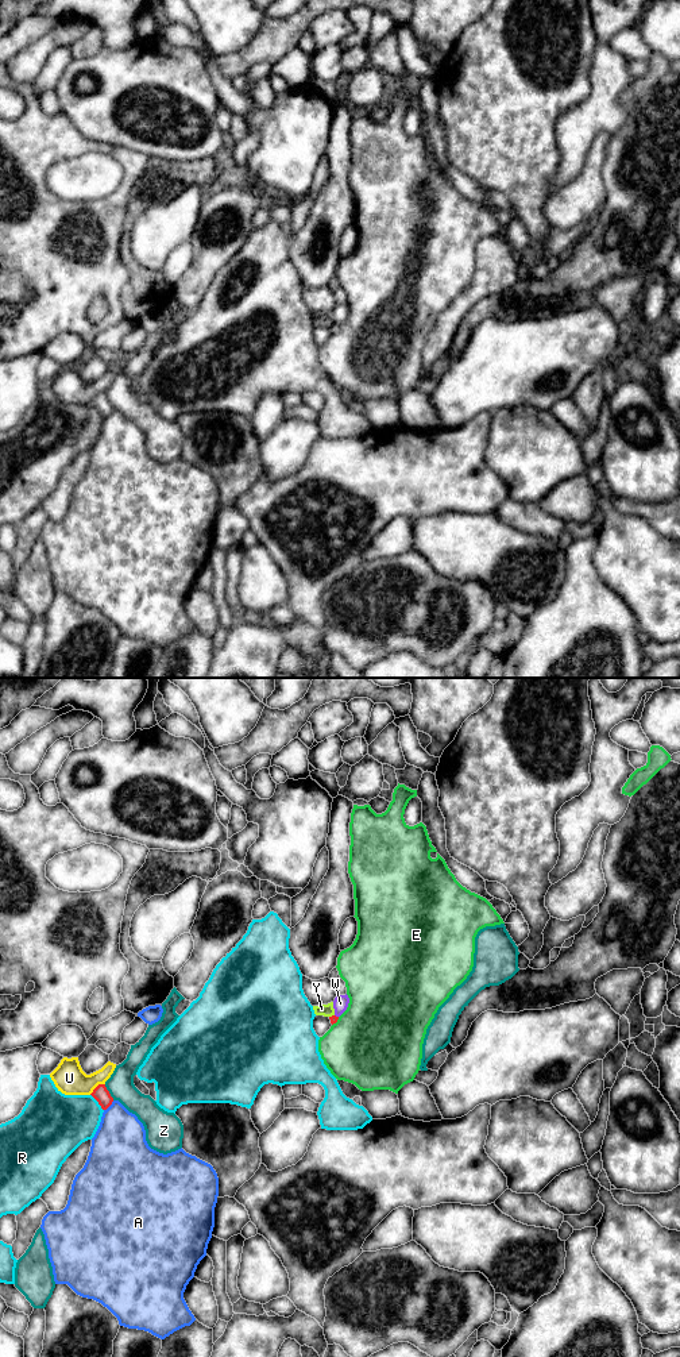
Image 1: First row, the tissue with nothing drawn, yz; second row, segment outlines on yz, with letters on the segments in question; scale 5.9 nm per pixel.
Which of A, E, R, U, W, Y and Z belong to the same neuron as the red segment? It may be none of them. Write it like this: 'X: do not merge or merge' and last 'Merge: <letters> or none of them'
A: do not merge
E: do not merge
R: do not merge
U: do not merge
W: do not merge
Y: do not merge
Z: do not merge
Merge: none of them

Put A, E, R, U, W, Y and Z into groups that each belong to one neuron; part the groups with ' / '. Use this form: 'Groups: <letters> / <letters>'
Groups: A / E / R / U / W Y / Z

